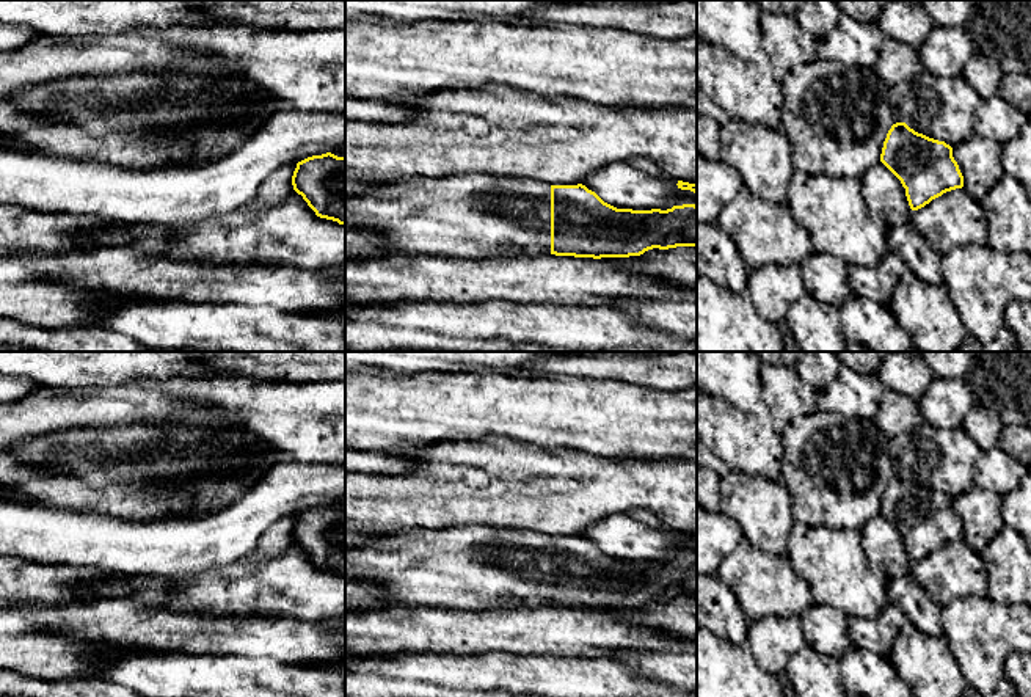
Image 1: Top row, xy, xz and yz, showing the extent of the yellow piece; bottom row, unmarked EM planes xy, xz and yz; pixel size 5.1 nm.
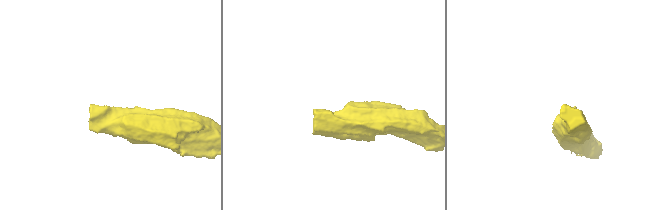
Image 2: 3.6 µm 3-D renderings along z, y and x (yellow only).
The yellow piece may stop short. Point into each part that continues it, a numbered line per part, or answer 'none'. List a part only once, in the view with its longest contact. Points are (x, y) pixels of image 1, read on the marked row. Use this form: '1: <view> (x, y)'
1: xz (471, 215)

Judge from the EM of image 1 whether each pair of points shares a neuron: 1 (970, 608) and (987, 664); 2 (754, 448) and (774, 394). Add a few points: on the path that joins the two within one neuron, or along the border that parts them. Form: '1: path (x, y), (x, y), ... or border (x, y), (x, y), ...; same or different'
1: path (970, 622), (973, 641), (981, 650); same
2: path (766, 435), (777, 424), (777, 407); same

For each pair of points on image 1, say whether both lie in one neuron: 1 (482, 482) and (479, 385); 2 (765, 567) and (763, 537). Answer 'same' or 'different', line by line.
1: different
2: different

